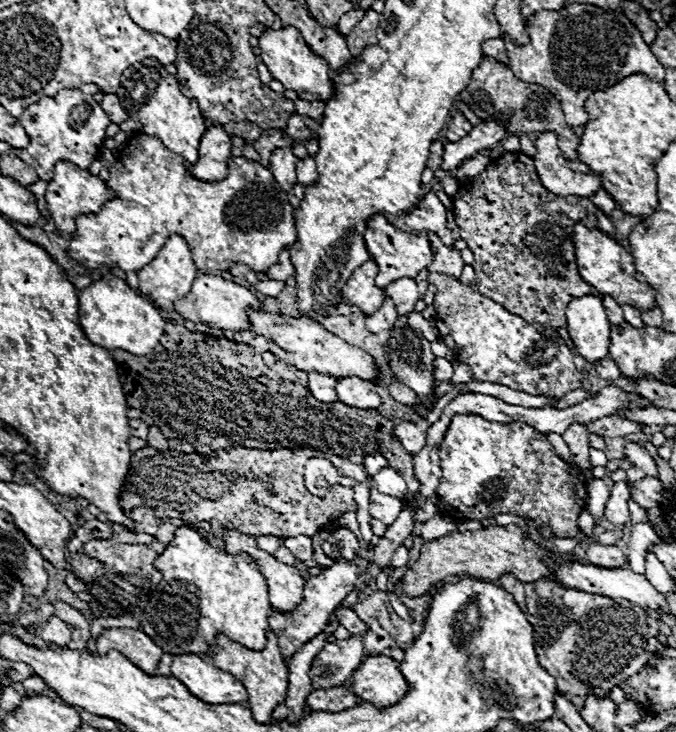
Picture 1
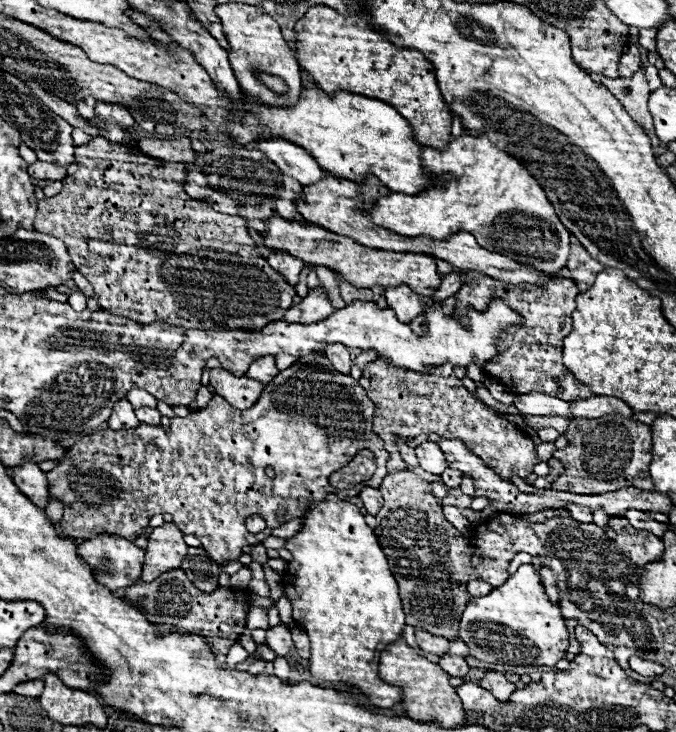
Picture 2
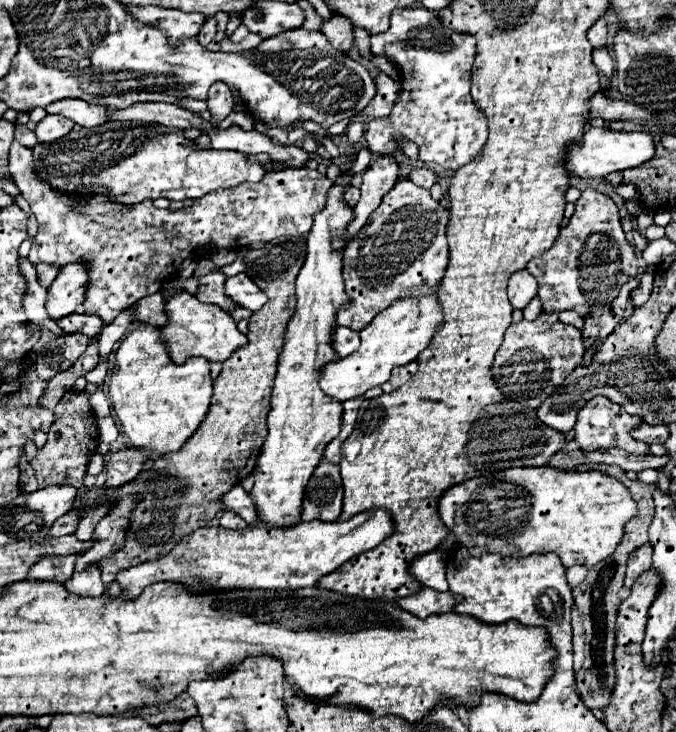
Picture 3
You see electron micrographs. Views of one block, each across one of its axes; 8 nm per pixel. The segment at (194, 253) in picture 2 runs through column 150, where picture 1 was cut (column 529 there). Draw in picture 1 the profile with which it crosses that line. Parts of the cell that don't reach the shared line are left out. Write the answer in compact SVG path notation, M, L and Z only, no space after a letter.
M504 154L502 158L488 164L488 168L460 184L460 190L454 194L454 216L456 224L462 230L462 238L468 248L474 252L474 286L500 302L512 314L522 316L530 324L542 324L548 328L564 328L566 316L564 310L568 300L576 296L598 294L590 284L586 284L576 266L574 246L572 246L572 228L576 222L586 224L588 228L596 226L596 206L588 198L566 196L560 198L548 192L540 180L534 166L526 166L516 160L516 154Z

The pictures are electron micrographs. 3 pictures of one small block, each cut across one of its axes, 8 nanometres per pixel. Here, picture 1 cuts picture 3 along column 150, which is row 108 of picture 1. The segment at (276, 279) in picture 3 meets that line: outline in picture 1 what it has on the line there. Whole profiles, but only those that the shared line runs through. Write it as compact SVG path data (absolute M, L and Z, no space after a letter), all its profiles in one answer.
M484 56L484 60L480 62L480 68L476 68L476 72L472 72L472 84L468 84L468 88L460 94L460 100L464 104L468 104L468 108L480 116L480 120L488 120L488 96L492 102L494 112L498 112L504 120L506 120L506 130L508 132L556 132L558 134L558 142L560 142L560 150L564 152L564 158L568 160L568 166L572 170L580 170L584 174L592 174L592 170L580 162L578 158L578 144L580 138L574 134L574 130L564 122L564 114L560 108L560 102L546 90L540 88L538 84L528 84L518 80L512 70L508 66L502 66L500 62L496 62L490 56Z

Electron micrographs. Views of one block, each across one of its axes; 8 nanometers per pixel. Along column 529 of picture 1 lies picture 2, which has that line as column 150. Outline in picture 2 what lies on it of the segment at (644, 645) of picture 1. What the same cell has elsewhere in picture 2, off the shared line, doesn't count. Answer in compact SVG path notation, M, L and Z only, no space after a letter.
M182 568L164 572L154 582L148 584L138 582L134 586L128 586L124 592L128 602L144 608L150 622L168 624L176 632L192 632L206 636L206 640L212 644L212 650L220 666L226 662L228 650L236 644L236 640L242 636L246 628L246 616L250 610L248 594L250 594L248 590L222 588L222 586L216 588L216 592L212 594L204 594L186 578Z

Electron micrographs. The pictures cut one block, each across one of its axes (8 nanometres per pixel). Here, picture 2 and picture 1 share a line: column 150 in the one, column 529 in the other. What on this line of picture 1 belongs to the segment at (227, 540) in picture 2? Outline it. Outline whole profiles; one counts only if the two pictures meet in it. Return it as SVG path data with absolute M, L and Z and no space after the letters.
M458 414L452 418L448 432L440 444L442 478L438 486L440 502L446 510L440 510L450 520L486 520L486 510L492 514L514 514L532 518L536 526L550 526L558 538L574 538L580 532L578 516L586 508L586 480L578 468L564 462L546 440L542 432L536 432L528 424L496 424L476 414Z

